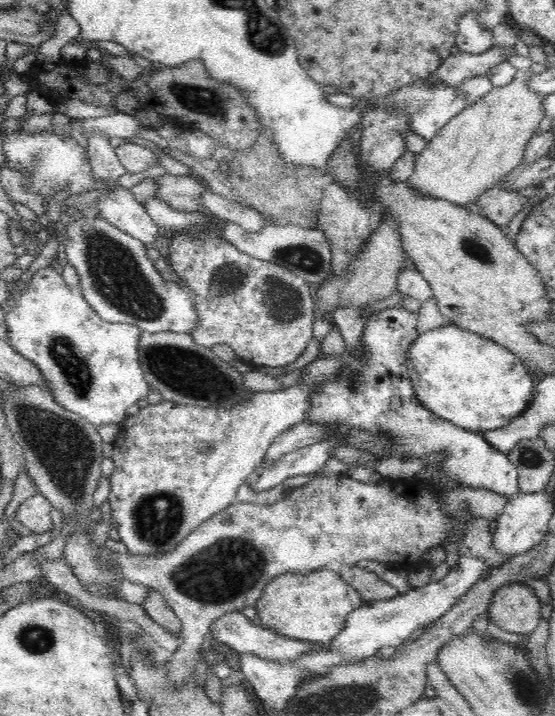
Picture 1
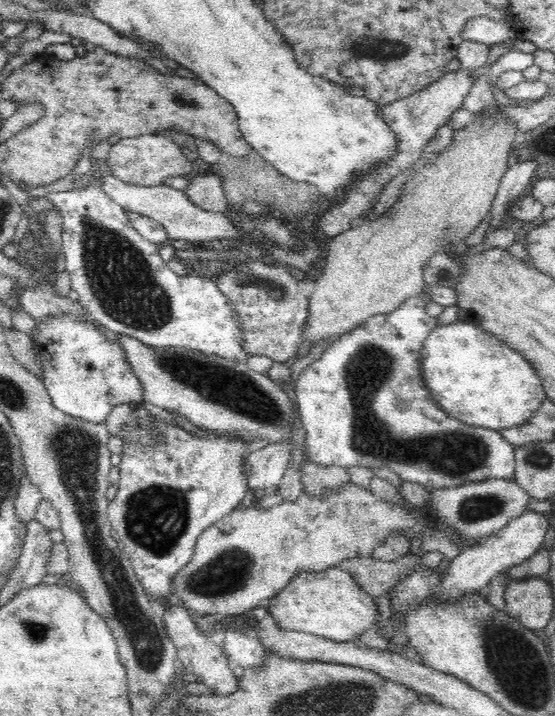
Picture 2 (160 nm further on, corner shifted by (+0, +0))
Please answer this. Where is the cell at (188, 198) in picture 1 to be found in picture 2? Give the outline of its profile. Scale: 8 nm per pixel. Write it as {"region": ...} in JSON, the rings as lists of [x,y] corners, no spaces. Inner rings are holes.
{"region":[[[207,172],[204,176],[190,179],[190,185],[183,192],[196,206],[210,211],[224,213],[231,206],[227,200],[227,184],[216,175]]]}

